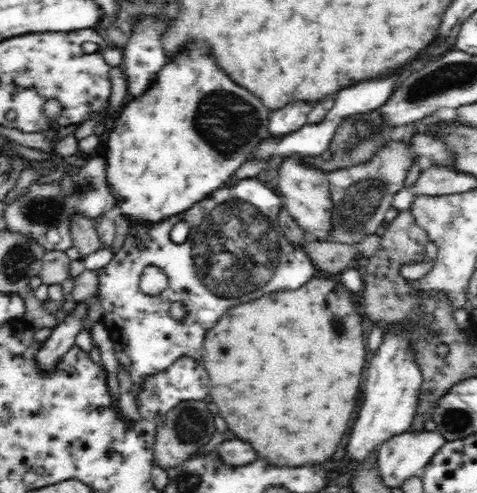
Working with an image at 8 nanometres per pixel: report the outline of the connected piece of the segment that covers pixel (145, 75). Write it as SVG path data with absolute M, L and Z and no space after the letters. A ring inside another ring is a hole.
M142 18L123 46L122 68L132 98L140 98L152 86L156 74L166 64L166 54L162 54L163 46L158 34L160 30L166 30L168 25L168 20Z

